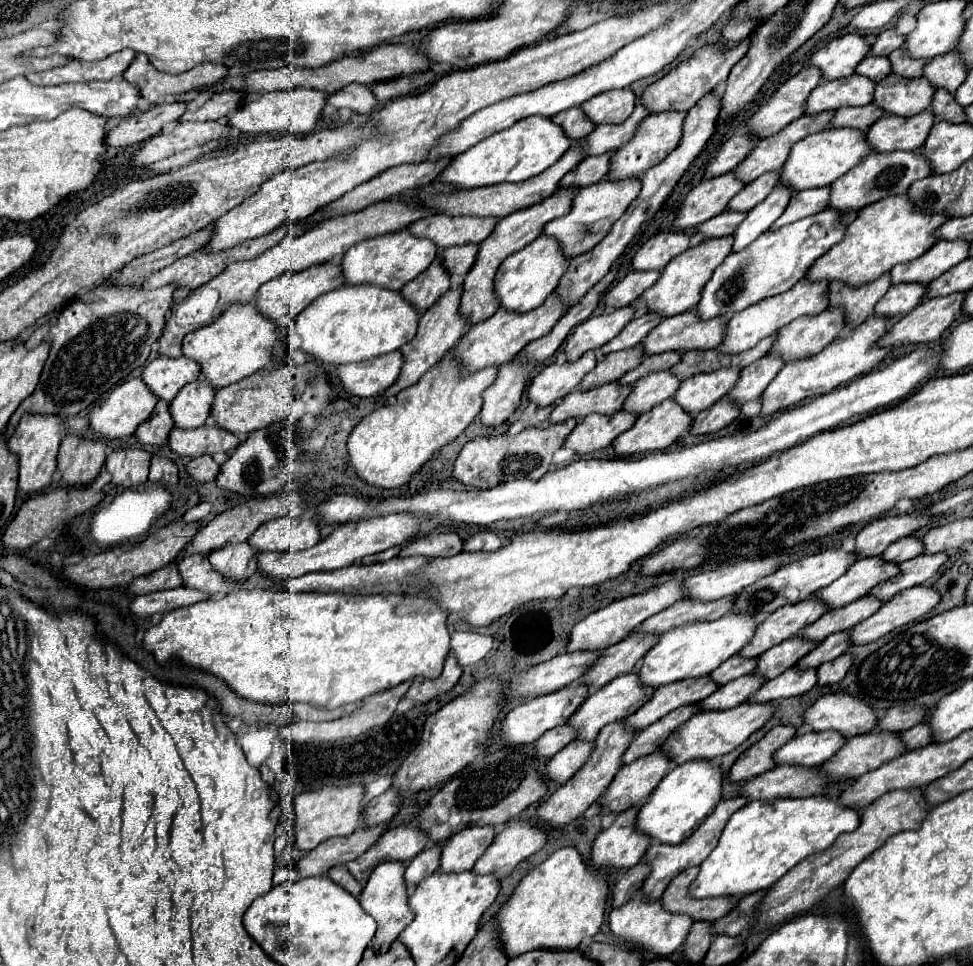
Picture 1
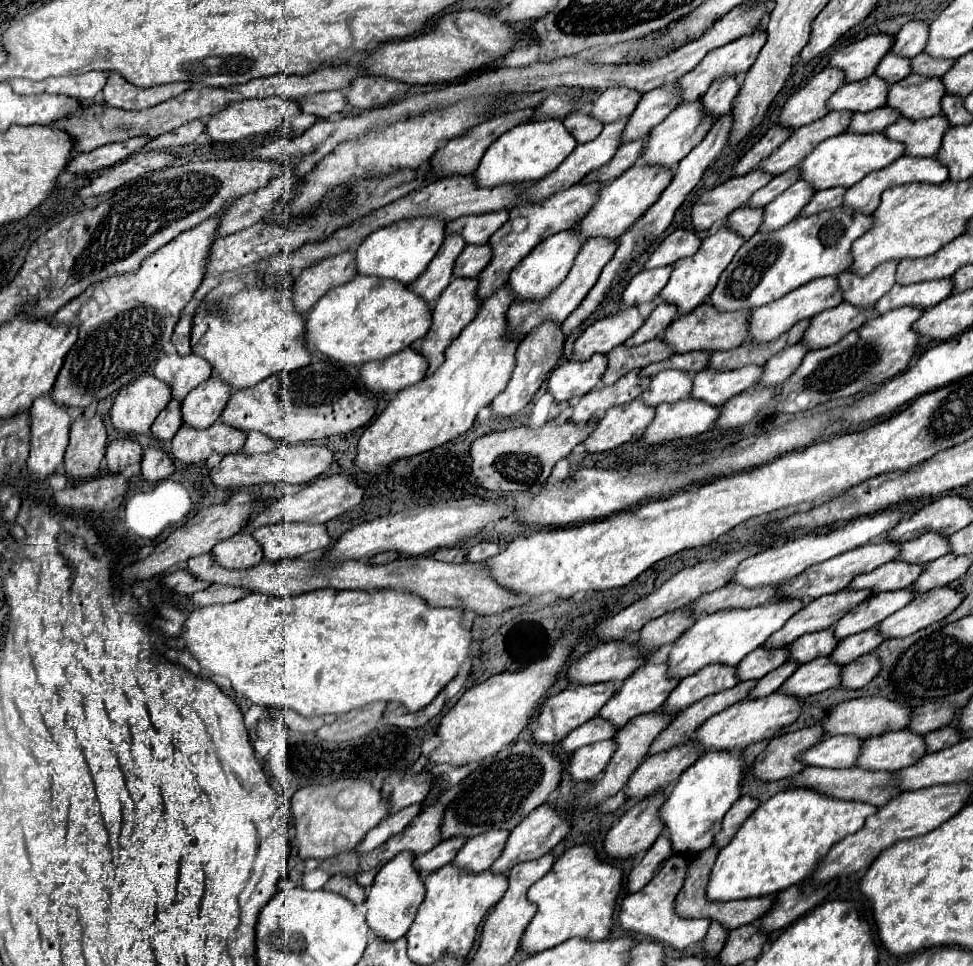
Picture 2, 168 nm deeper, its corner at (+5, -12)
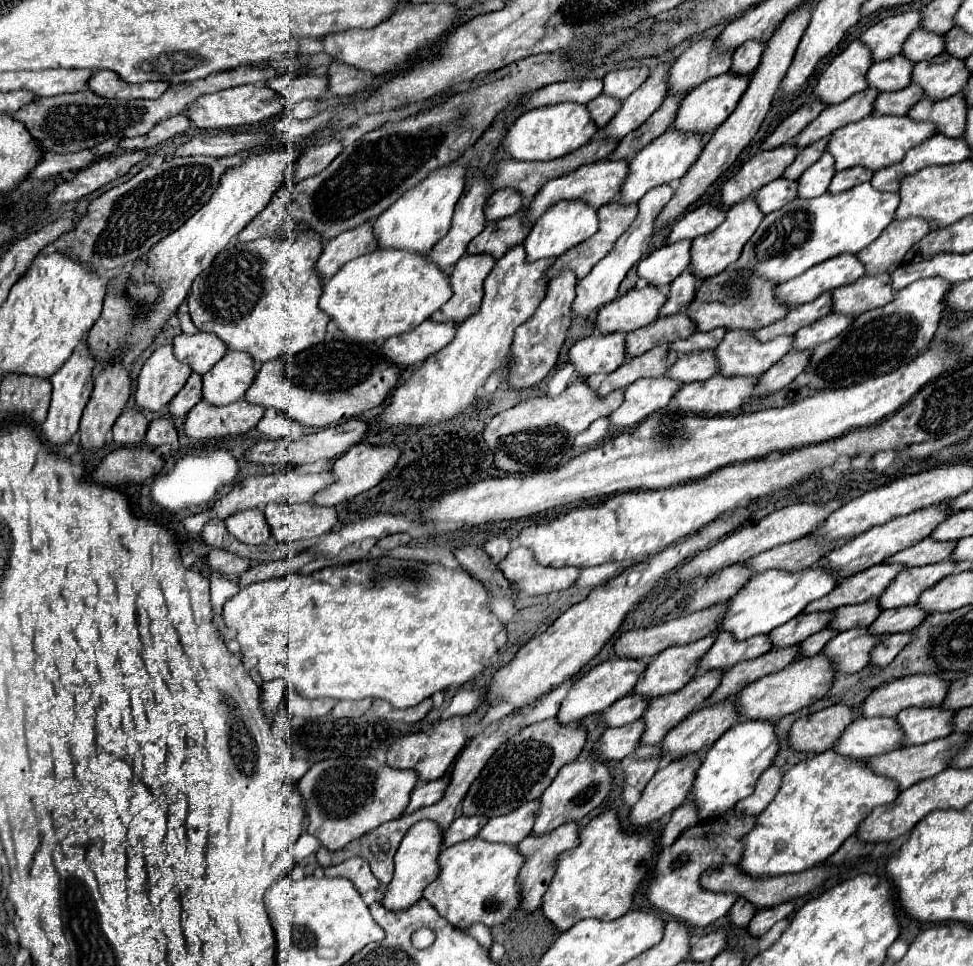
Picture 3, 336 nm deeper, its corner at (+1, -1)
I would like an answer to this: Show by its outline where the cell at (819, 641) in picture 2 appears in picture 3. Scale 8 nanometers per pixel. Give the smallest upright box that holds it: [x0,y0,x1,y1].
[829,599,881,631]

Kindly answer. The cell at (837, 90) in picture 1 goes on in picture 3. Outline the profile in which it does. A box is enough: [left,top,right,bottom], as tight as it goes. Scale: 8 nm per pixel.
[867,55,913,91]

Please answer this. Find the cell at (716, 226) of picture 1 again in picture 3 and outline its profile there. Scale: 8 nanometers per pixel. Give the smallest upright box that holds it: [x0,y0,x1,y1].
[755,177,797,215]

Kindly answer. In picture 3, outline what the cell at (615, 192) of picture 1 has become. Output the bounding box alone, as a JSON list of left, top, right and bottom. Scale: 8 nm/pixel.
[619,129,705,203]

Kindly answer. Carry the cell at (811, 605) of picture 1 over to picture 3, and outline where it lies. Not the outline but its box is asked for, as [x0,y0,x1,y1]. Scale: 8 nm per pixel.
[803,563,905,613]

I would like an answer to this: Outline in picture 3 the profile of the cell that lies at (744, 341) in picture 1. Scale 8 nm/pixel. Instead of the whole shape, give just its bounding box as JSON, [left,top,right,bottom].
[777,253,863,307]

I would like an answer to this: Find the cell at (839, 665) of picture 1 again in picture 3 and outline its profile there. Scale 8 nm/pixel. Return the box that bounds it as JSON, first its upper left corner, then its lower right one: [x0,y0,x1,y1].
[871,631,913,667]

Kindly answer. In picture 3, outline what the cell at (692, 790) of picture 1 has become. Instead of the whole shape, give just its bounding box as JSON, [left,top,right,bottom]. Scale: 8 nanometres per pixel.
[691,719,779,821]

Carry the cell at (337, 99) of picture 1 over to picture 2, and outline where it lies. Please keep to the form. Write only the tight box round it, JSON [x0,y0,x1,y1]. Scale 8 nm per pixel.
[299,92,349,118]

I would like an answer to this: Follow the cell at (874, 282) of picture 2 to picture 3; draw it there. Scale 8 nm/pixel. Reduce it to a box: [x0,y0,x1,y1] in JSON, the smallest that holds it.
[857,217,931,275]

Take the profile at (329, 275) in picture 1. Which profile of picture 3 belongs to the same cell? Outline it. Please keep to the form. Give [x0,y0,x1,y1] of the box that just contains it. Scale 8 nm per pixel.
[317,221,377,279]

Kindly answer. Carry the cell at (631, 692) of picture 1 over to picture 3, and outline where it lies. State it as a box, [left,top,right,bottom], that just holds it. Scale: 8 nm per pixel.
[633,635,715,697]

